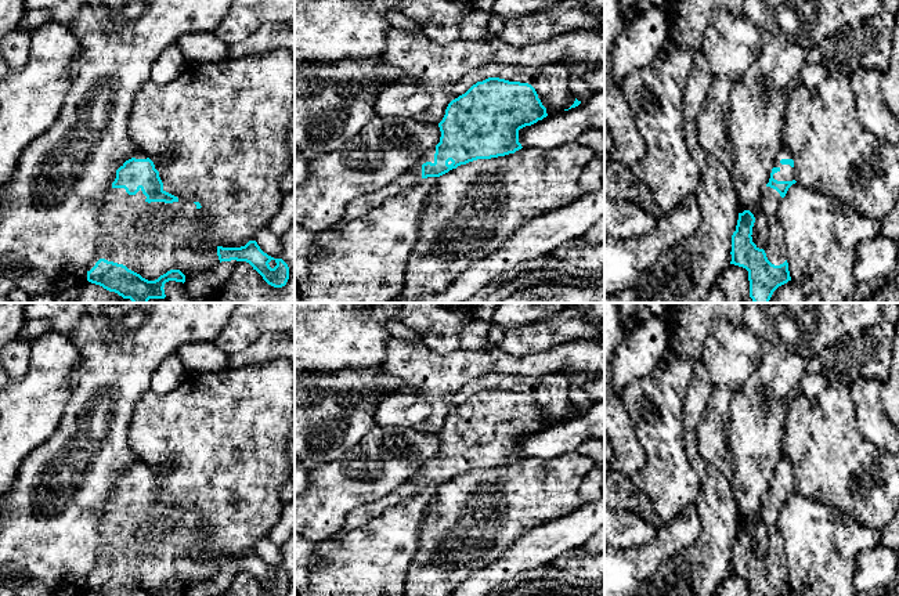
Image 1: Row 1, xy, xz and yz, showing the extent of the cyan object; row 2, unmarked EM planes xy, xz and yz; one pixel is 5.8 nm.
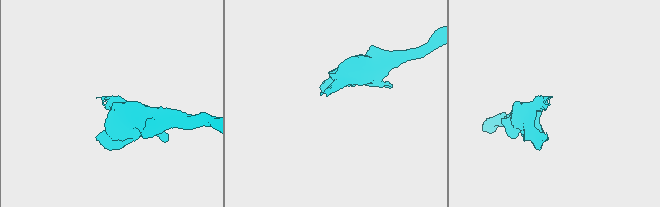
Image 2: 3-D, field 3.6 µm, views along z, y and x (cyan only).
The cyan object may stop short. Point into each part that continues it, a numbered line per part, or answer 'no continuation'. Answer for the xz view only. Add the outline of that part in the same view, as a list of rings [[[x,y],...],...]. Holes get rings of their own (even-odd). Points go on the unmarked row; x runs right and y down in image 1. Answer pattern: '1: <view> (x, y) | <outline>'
1: xz (361, 515) | [[[436,458],[429,460],[414,477],[397,487],[391,494],[365,505],[357,506],[344,520],[343,528],[337,535],[358,530],[367,525],[371,520],[380,516],[386,509],[396,506],[401,501],[407,501],[422,490],[422,474],[426,472],[434,473]]]

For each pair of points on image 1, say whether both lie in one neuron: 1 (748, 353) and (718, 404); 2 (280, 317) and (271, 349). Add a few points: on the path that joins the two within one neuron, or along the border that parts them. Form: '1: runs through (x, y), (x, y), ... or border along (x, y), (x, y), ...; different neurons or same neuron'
1: border along (714, 385), (725, 385), (733, 392); different neurons
2: border along (280, 332), (263, 332), (246, 347); different neurons

